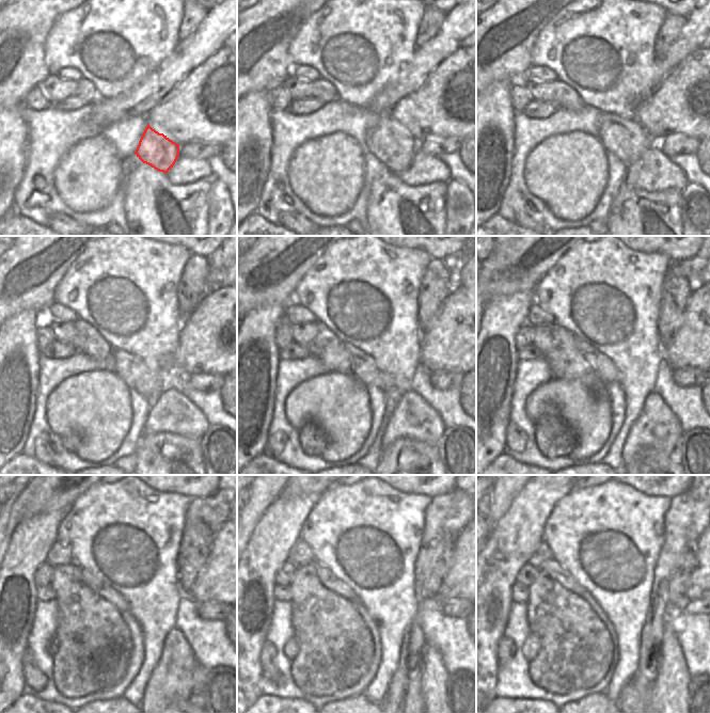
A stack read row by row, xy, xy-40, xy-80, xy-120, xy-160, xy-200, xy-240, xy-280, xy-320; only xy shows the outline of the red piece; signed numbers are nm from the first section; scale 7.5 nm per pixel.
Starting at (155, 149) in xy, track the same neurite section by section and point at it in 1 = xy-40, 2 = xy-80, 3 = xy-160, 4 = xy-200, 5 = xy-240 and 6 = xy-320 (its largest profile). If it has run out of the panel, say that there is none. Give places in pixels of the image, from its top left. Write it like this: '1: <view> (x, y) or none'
1: xy-40 (389, 140)
2: xy-80 (625, 138)
3: xy-160 (364, 368)
4: xy-200 (602, 365)
5: xy-240 (100, 588)
6: xy-320 (550, 567)

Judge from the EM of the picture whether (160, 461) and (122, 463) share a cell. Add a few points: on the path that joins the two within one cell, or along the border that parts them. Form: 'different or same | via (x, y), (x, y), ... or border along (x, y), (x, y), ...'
different | border along (133, 452), (137, 463)

